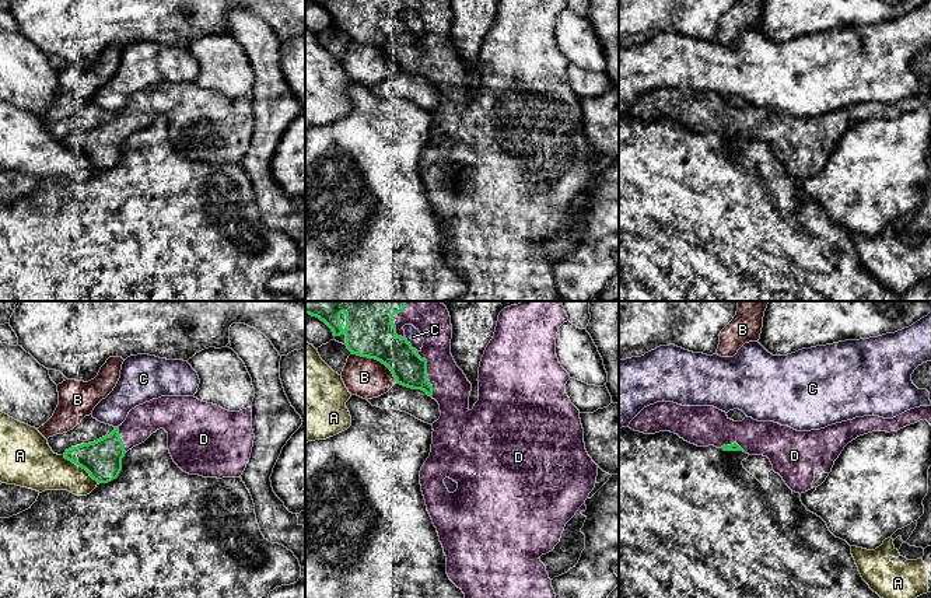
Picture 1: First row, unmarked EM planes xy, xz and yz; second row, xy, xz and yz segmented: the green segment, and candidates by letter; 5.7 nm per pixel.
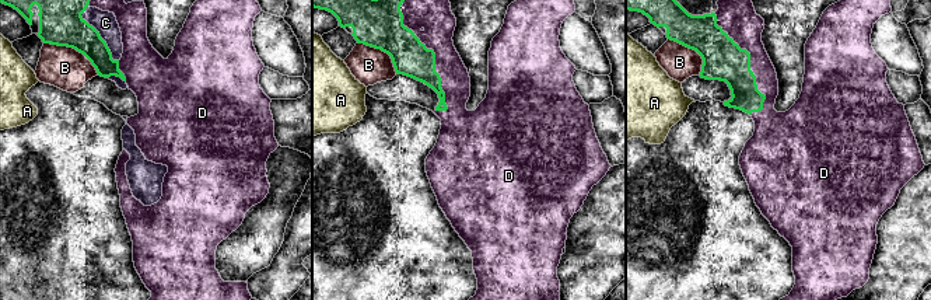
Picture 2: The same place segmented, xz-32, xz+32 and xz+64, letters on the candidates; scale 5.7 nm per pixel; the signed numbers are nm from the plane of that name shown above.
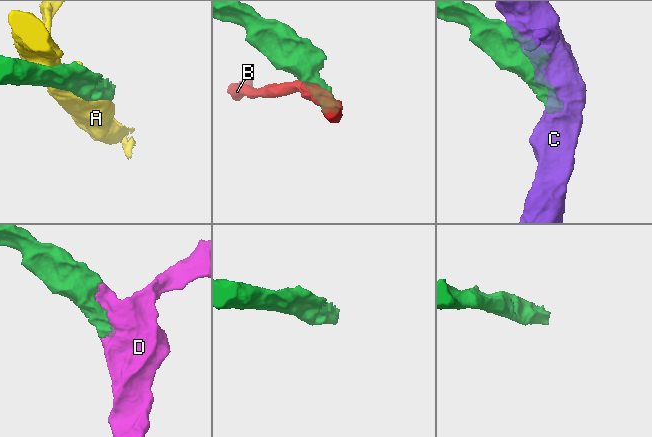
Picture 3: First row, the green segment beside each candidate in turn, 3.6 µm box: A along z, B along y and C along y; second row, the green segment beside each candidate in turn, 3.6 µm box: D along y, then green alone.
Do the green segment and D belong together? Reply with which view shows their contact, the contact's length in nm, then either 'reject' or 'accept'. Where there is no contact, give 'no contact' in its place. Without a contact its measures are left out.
xz | 300 nm | accept

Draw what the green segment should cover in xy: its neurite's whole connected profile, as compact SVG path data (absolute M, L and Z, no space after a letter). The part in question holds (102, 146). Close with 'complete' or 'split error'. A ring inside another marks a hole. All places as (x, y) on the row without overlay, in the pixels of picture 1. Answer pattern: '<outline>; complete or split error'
M161 83L132 95L109 122L63 141L98 169L108 169L119 162L125 140L160 115L168 119L178 154L203 164L241 164L255 126L252 94L228 98L195 83Z; split error

